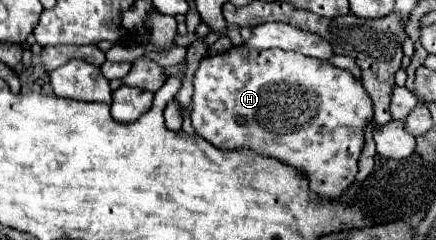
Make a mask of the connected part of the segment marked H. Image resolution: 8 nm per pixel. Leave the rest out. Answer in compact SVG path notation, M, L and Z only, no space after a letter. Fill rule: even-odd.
M232 47L214 57L204 57L194 73L192 95L192 127L200 137L222 151L250 149L256 155L272 157L288 167L298 169L320 201L336 201L354 183L358 157L364 147L364 125L372 119L372 101L362 83L348 71L298 53L266 49L250 51Z

